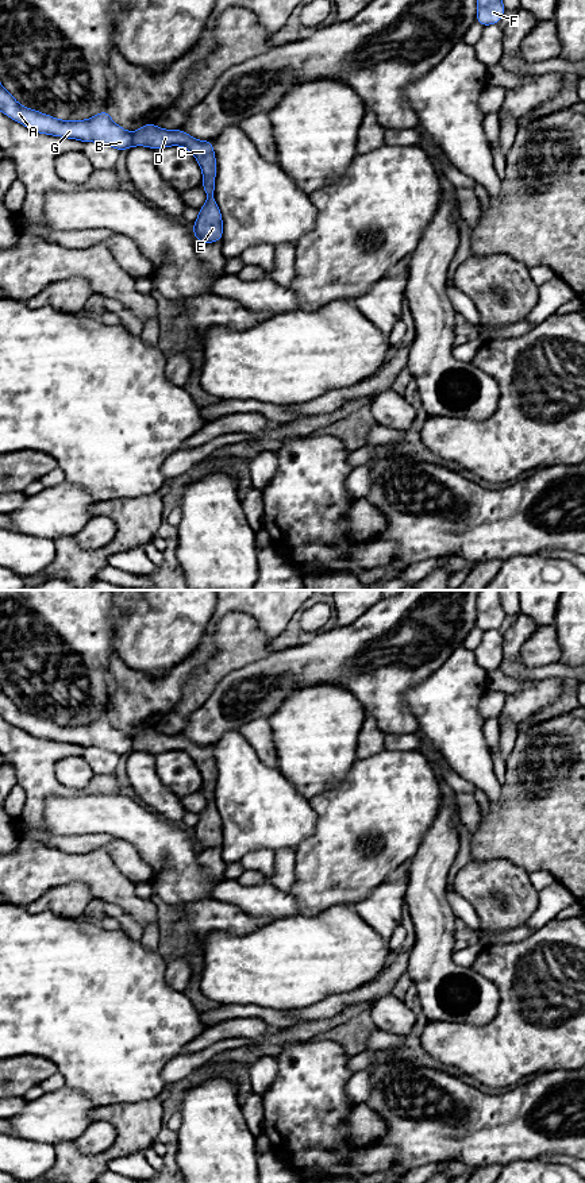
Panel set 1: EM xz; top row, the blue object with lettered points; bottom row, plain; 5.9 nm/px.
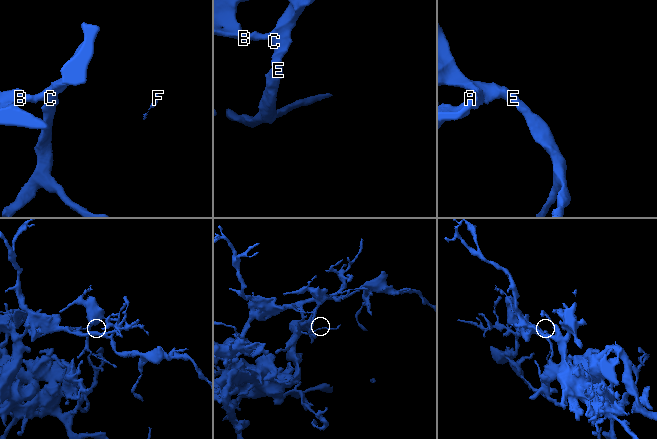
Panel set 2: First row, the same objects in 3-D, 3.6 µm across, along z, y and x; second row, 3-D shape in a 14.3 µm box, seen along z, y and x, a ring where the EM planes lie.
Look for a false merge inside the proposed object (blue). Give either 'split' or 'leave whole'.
split

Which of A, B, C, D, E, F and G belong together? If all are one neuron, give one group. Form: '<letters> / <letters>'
A B F G / C D E

